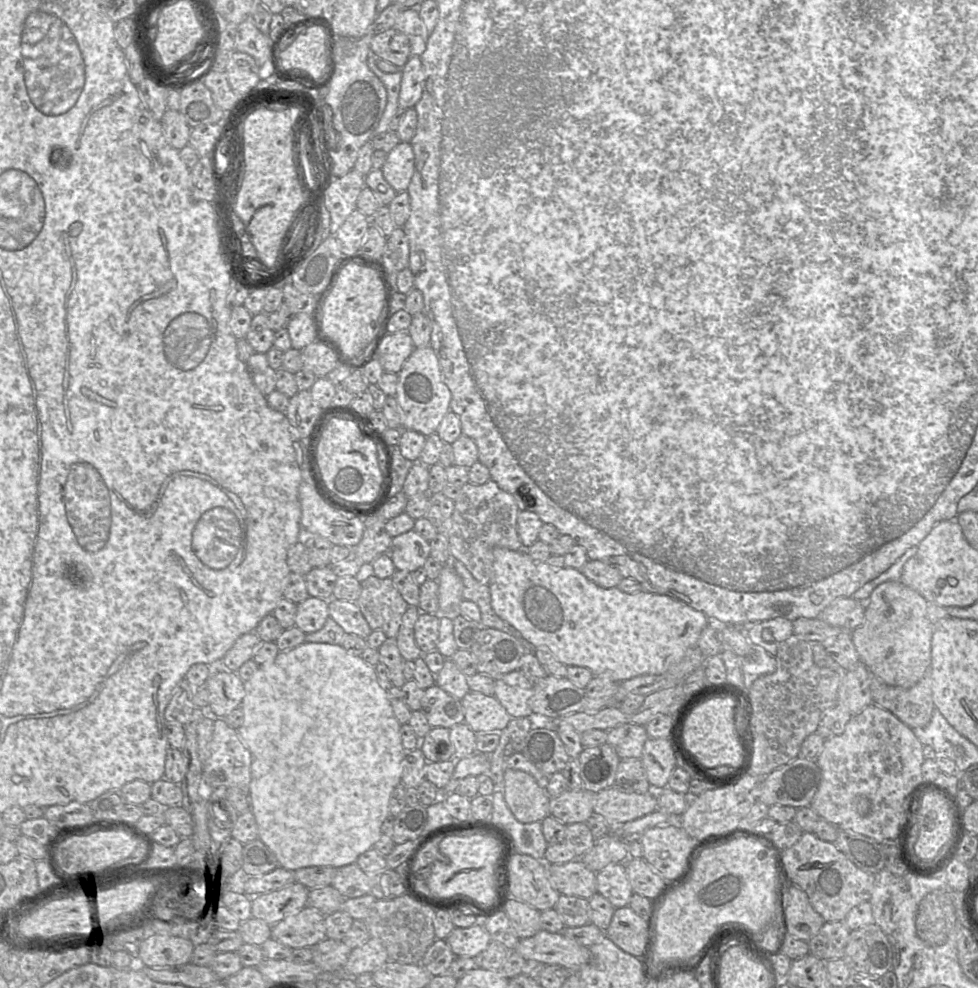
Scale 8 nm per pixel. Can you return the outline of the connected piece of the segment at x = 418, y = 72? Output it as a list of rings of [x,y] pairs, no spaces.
[[[411,56],[402,68],[398,104],[403,109],[414,108],[422,96],[423,67],[419,56]]]

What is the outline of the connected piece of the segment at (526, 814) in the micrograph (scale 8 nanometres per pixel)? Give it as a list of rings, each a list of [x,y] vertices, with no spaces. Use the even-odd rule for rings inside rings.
[[[506,768],[503,775],[505,801],[522,823],[542,822],[550,815],[550,795],[530,773]]]

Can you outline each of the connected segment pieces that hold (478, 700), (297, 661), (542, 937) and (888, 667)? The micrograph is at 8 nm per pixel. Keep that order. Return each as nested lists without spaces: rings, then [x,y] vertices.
[[[469,691],[462,698],[464,723],[475,733],[500,733],[512,717],[494,695]]]
[[[304,642],[290,650],[279,651],[273,660],[259,665],[251,678],[244,682],[245,695],[239,706],[243,711],[243,722],[237,732],[251,753],[251,780],[248,791],[250,810],[256,821],[258,839],[274,854],[279,867],[289,871],[305,867],[341,868],[356,863],[358,857],[374,848],[381,837],[382,823],[391,815],[391,794],[401,783],[406,752],[401,739],[401,724],[395,717],[387,690],[378,682],[375,666],[367,664],[361,656],[348,652],[341,645],[313,642]]]
[[[543,929],[532,937],[519,939],[515,951],[525,960],[560,965],[570,972],[577,972],[590,959],[589,947],[577,943],[563,932]]]
[[[900,581],[877,586],[864,604],[863,623],[851,631],[859,661],[887,685],[912,687],[929,673],[934,625],[927,617],[928,602]]]

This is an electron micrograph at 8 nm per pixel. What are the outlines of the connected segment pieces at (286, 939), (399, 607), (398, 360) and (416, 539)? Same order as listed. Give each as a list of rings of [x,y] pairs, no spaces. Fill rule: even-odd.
[[[306,905],[272,925],[271,938],[290,949],[313,948],[326,938],[325,915]]]
[[[367,570],[360,576],[361,593],[357,604],[372,630],[381,630],[388,639],[395,639],[403,615],[409,605],[404,600],[391,578],[379,578]]]
[[[396,331],[383,340],[377,358],[385,372],[399,373],[414,348],[407,331]]]
[[[414,529],[392,538],[389,555],[396,570],[413,572],[430,557],[430,544]]]

